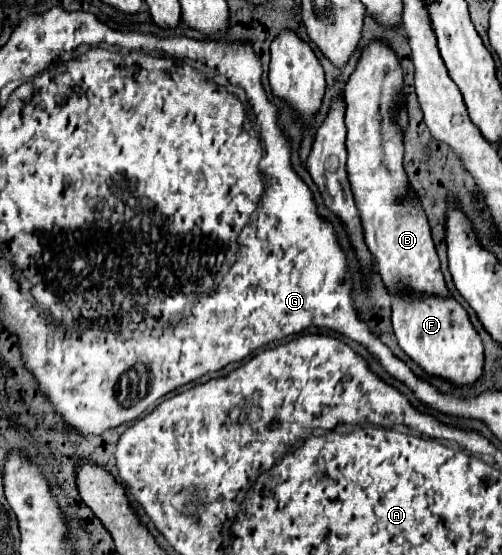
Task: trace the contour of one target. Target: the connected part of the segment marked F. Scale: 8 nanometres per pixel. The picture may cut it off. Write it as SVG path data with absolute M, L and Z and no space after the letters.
M392 294L392 324L398 346L412 358L428 376L448 380L452 386L470 386L482 378L484 346L474 330L466 310L450 298L410 298Z

